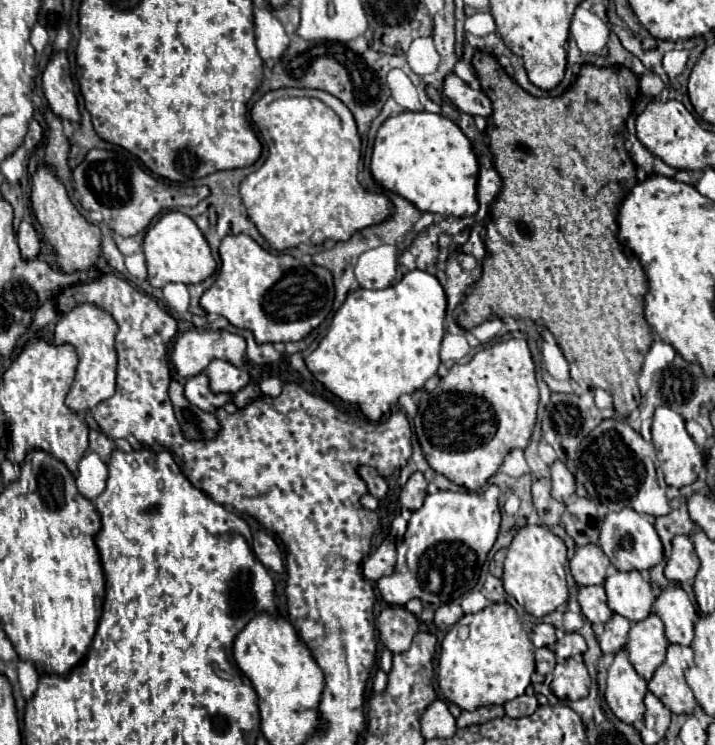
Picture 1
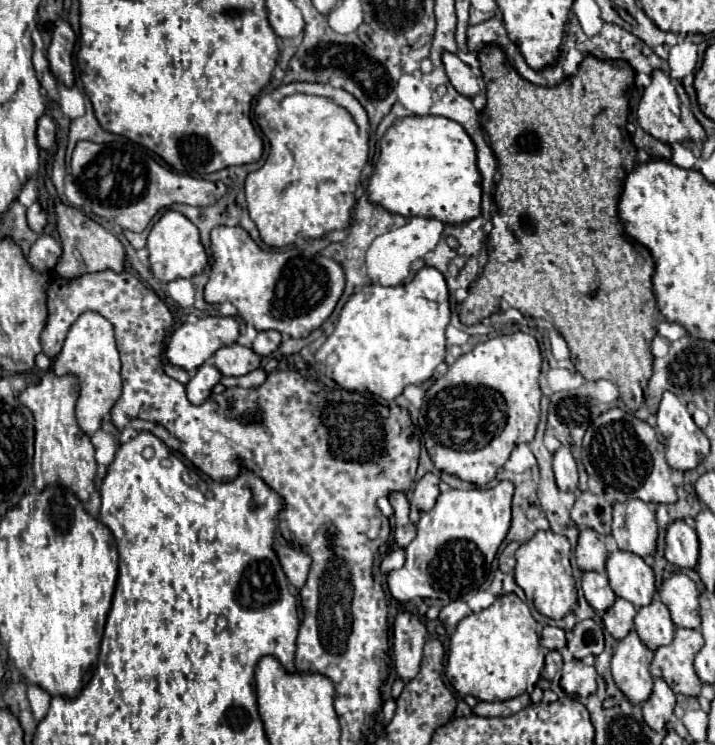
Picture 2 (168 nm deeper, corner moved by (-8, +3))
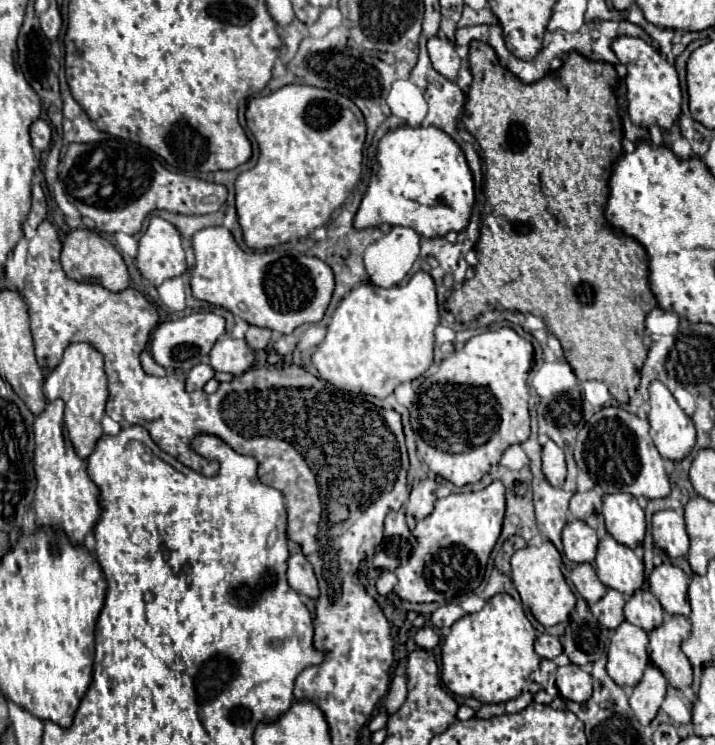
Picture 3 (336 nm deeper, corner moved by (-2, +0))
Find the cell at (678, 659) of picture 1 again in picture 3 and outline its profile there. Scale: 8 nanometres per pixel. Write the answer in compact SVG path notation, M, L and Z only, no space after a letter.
M667 615L665 623L649 633L649 657L651 663L661 669L667 683L675 689L691 687L691 663L681 651L681 643L691 635L691 623L687 617Z

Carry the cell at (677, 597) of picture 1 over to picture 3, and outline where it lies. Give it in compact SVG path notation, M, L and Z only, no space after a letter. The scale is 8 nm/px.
M671 563L655 567L649 577L649 587L667 615L689 617L691 613L691 605L687 599L689 579L679 567L673 567Z

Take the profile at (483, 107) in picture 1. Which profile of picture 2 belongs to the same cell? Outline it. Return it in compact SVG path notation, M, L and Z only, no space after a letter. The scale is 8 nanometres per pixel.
M443 52L441 56L443 60L443 66L445 66L445 72L449 76L449 82L453 84L453 88L463 94L463 96L469 96L473 98L475 94L479 94L479 84L477 84L477 78L473 76L471 68L459 60L457 54L453 52Z

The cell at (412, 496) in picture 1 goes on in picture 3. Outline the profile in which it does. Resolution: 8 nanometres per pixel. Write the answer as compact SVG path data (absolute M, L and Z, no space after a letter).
M427 477L427 479L419 481L417 485L413 485L409 501L407 501L407 507L405 507L407 513L413 515L415 519L427 517L433 511L433 503L437 499L435 489L437 489L437 483L431 477Z

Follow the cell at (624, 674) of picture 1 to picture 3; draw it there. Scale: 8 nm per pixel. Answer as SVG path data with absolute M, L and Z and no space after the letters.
M623 621L609 645L609 661L607 661L607 673L609 677L623 689L633 689L649 663L649 637L643 629Z

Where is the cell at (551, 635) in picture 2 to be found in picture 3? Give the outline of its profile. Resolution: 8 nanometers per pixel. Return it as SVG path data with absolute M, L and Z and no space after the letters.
M543 633L537 637L534 649L542 659L554 659L563 652L559 637Z

